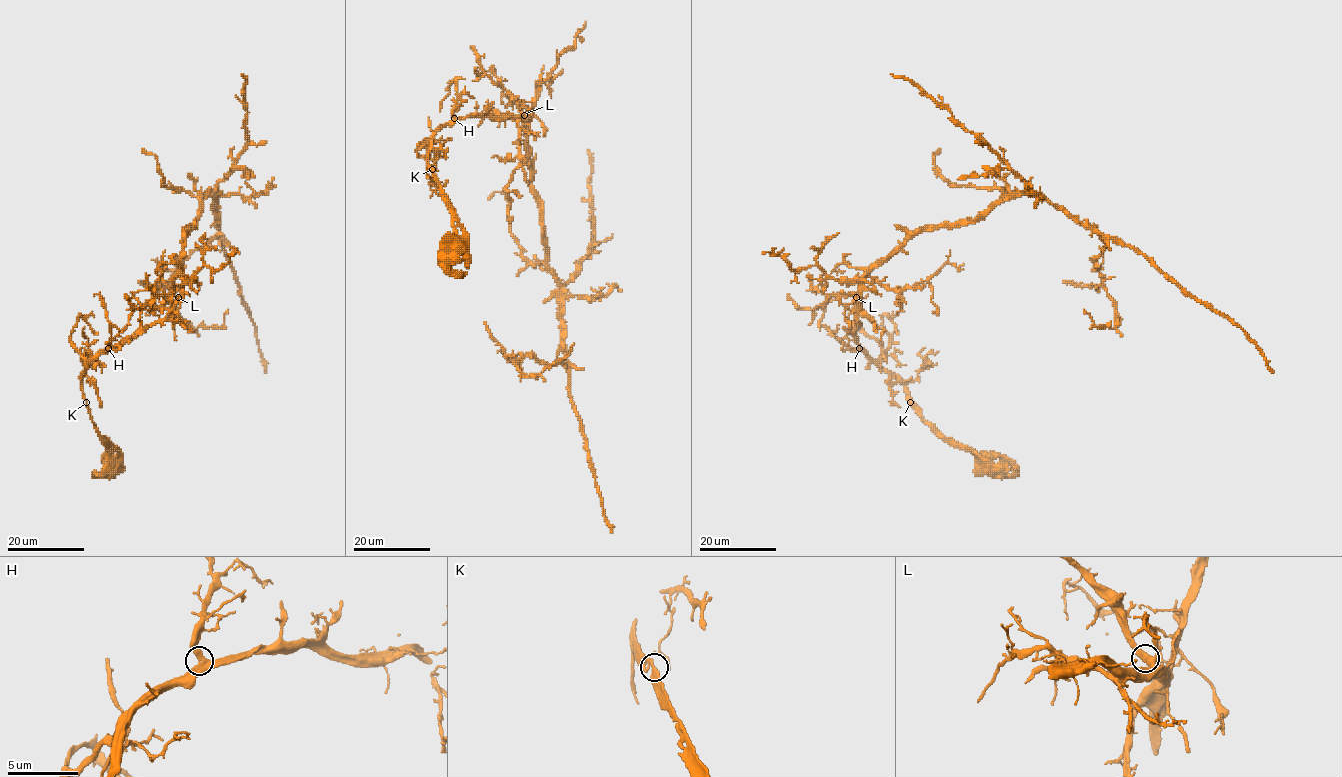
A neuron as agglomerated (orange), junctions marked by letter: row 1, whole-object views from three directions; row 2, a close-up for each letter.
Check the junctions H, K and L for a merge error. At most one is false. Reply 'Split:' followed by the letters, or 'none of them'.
Split: none of them

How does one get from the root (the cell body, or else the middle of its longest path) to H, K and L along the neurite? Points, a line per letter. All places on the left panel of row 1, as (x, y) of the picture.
H: (186, 229), (181, 259), (182, 297), (163, 319), (141, 326), (132, 336), (108, 348)
K: (186, 229), (182, 297), (163, 319), (141, 326), (89, 360), (81, 381), (87, 403)
L: (186, 229), (181, 259), (183, 292), (178, 297)

